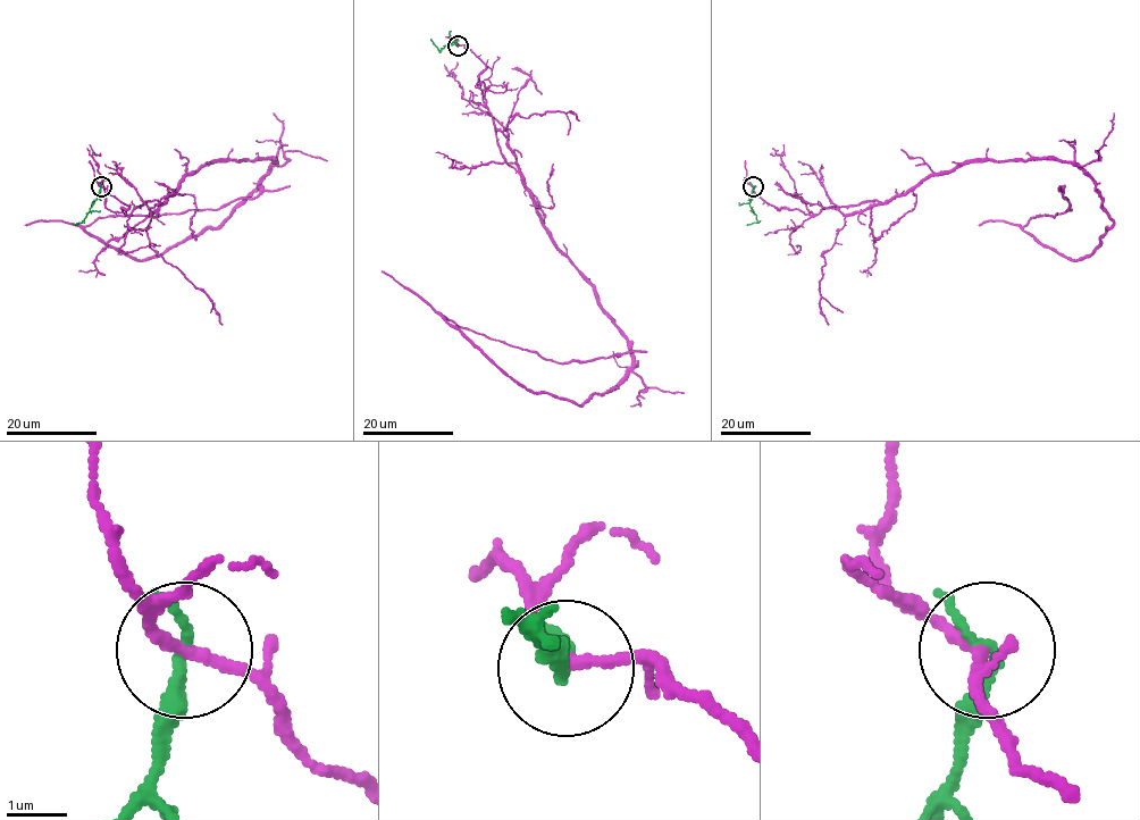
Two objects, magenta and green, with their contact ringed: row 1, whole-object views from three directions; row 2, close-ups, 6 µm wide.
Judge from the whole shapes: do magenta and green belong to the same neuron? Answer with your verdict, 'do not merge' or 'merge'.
do not merge

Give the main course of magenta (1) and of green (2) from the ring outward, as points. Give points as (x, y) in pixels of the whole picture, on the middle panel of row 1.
1: (458, 45), (485, 66), (502, 158), (631, 368), (578, 406), (534, 393), (442, 315), (562, 364), (647, 351)
2: (458, 45), (449, 42), (439, 50), (430, 39)

